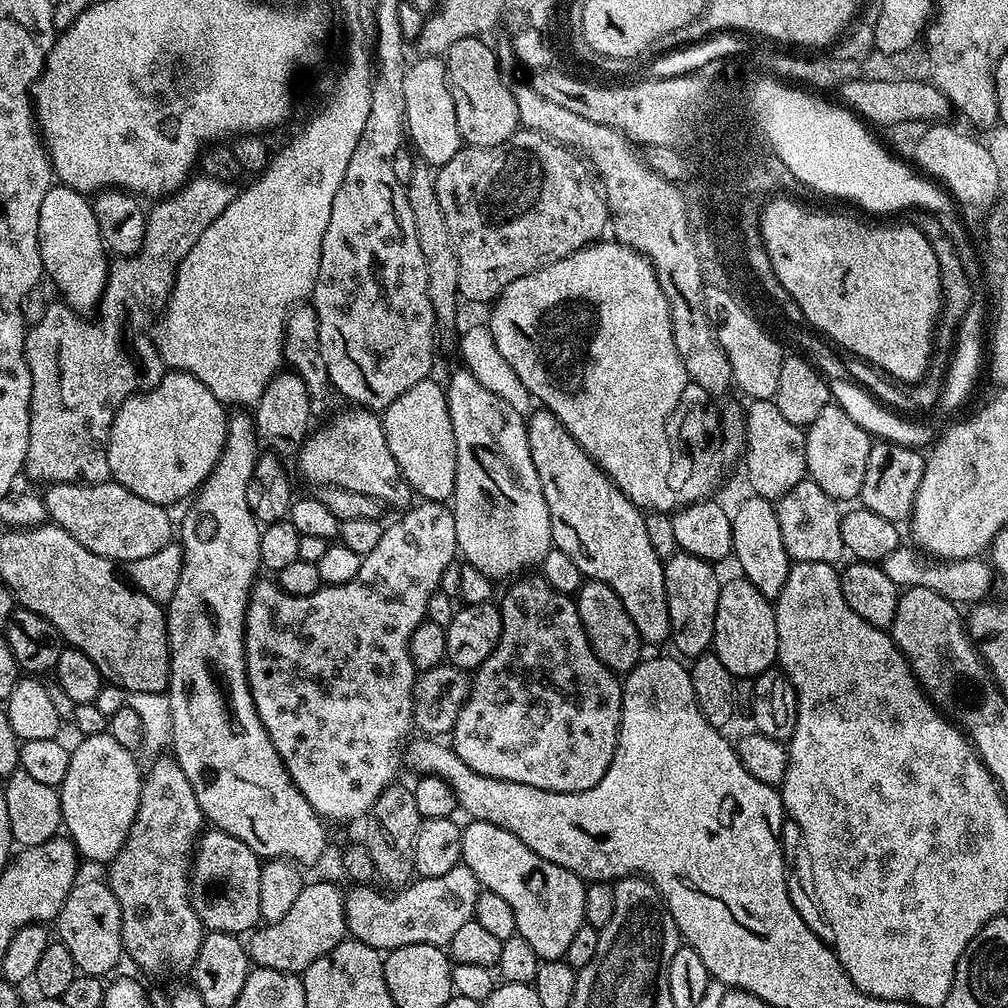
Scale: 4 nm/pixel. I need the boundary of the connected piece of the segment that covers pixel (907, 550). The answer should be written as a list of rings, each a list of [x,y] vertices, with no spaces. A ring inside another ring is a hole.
[[[901,544],[891,551],[880,562],[881,568],[887,577],[899,588],[924,588],[942,594],[958,606],[976,604],[985,601],[988,592],[994,588],[996,580],[992,566],[981,557],[974,559],[960,559],[937,561],[926,557],[919,549],[910,544]]]

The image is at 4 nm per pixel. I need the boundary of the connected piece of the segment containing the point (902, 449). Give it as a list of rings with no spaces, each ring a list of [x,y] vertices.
[[[877,439],[870,450],[870,458],[866,458],[866,478],[862,478],[859,503],[874,510],[874,514],[879,514],[881,518],[893,522],[907,521],[911,517],[914,498],[922,482],[925,459],[925,453],[919,448]]]

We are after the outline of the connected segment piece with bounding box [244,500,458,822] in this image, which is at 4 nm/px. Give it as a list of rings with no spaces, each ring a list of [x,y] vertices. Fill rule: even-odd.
[[[435,500],[416,502],[407,510],[401,511],[400,516],[393,524],[389,523],[384,529],[382,539],[370,554],[362,557],[358,566],[358,574],[350,578],[345,584],[329,584],[322,586],[314,594],[309,596],[295,596],[286,594],[275,579],[257,579],[252,585],[252,593],[248,599],[246,610],[246,622],[244,623],[244,653],[246,654],[246,674],[250,694],[254,698],[254,706],[258,710],[258,718],[262,718],[262,726],[270,734],[270,742],[274,742],[274,750],[282,758],[282,762],[294,786],[314,806],[314,810],[325,821],[331,820],[356,820],[359,821],[368,815],[383,790],[392,786],[397,779],[396,771],[402,768],[402,749],[413,731],[412,722],[412,687],[416,685],[417,671],[410,658],[410,638],[414,630],[427,617],[426,602],[430,602],[430,594],[440,591],[442,573],[446,566],[450,566],[458,556],[456,546],[456,527],[454,526],[454,514],[447,503]]]

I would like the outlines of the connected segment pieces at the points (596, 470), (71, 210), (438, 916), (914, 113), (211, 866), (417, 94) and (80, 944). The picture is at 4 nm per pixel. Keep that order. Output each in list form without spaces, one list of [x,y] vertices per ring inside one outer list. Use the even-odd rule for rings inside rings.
[[[547,410],[533,411],[531,415],[527,417],[526,423],[528,425],[528,441],[530,442],[530,458],[534,458],[534,470],[538,470],[538,482],[542,482],[542,494],[546,498],[546,506],[550,510],[550,526],[552,527],[553,545],[560,548],[562,554],[570,554],[570,559],[577,564],[578,570],[585,578],[602,582],[606,586],[610,586],[610,590],[614,590],[614,594],[618,594],[622,606],[626,606],[626,614],[630,614],[630,622],[634,622],[634,630],[638,630],[640,639],[645,645],[660,644],[663,640],[665,643],[672,635],[672,627],[670,626],[670,610],[666,602],[664,560],[660,559],[650,544],[649,535],[646,532],[646,522],[644,521],[645,513],[637,508],[634,502],[630,502],[630,498],[626,498],[626,494],[622,494],[622,490],[618,490],[618,486],[615,482],[593,462],[590,458],[590,454],[586,454],[586,450],[582,450],[582,446],[578,446],[578,442],[574,442],[574,438],[566,430],[566,426],[562,426],[562,422],[558,422],[558,418],[554,418],[552,412]]]
[[[53,186],[42,198],[42,210],[38,210],[38,246],[44,267],[44,276],[52,279],[52,284],[61,292],[63,303],[69,304],[75,312],[92,314],[104,298],[104,287],[108,281],[109,253],[102,242],[102,230],[98,230],[98,218],[94,218],[92,200],[85,193]]]
[[[462,862],[446,874],[438,874],[438,878],[413,879],[395,893],[397,896],[383,896],[368,884],[356,884],[344,892],[347,935],[381,950],[415,944],[447,946],[455,932],[474,919],[474,902],[481,890],[474,873]]]
[[[861,78],[858,80],[846,82],[838,89],[838,96],[841,101],[851,111],[855,112],[861,120],[869,125],[881,124],[882,127],[888,128],[891,124],[904,124],[907,120],[928,120],[924,122],[940,122],[945,119],[947,112],[953,111],[951,102],[946,98],[946,94],[942,94],[942,90],[938,90],[927,79],[924,80],[868,80]]]
[[[208,830],[201,835],[188,878],[188,897],[205,929],[248,934],[261,923],[258,906],[258,882],[262,880],[261,863],[261,857],[250,850],[246,842],[238,842],[238,838],[230,834]]]
[[[420,56],[409,63],[402,78],[402,98],[406,98],[404,122],[406,136],[415,155],[429,166],[450,162],[462,147],[458,130],[458,114],[454,114],[454,98],[448,85],[448,66],[441,57]]]
[[[81,879],[70,890],[66,902],[62,902],[62,910],[57,914],[54,927],[58,935],[59,943],[70,950],[70,958],[74,958],[77,969],[85,976],[107,977],[107,972],[112,972],[119,962],[120,956],[125,955],[124,943],[122,942],[122,906],[118,906],[118,898],[110,890],[110,886],[103,879]]]

